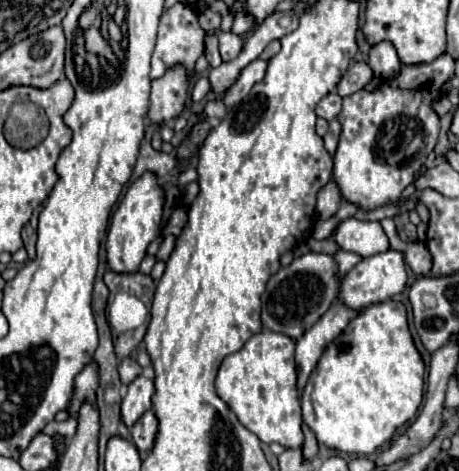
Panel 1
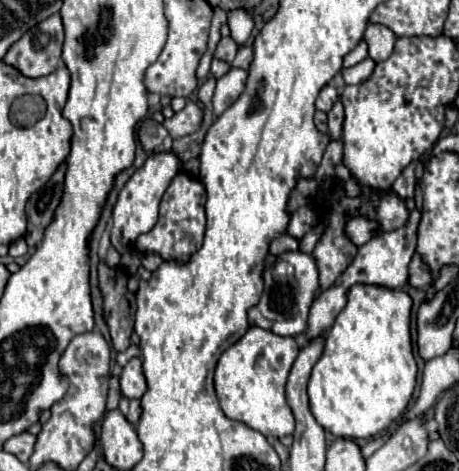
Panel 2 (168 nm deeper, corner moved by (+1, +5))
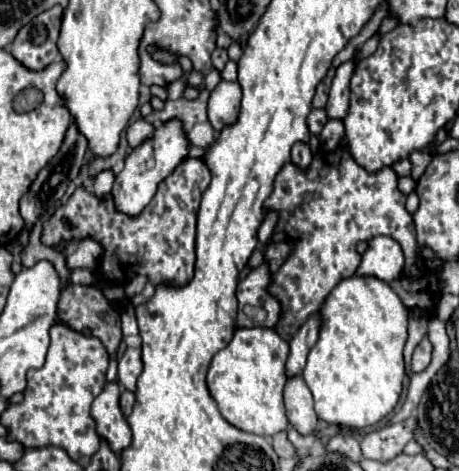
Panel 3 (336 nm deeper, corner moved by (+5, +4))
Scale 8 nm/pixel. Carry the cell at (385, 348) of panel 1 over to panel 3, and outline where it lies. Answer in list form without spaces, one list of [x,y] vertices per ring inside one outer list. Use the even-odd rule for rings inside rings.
[[[350,276],[340,280],[332,288],[324,304],[320,306],[318,316],[322,322],[320,334],[308,354],[308,362],[302,372],[302,378],[314,396],[314,408],[318,418],[326,420],[328,424],[338,424],[350,430],[360,430],[380,422],[394,410],[402,392],[404,382],[402,348],[406,342],[408,310],[400,302],[398,294],[384,280],[374,276]]]

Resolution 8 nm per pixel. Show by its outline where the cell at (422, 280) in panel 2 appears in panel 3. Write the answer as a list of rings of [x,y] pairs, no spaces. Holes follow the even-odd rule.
[[[346,144],[336,150],[320,148],[308,168],[286,162],[276,174],[274,192],[266,200],[266,212],[278,212],[274,232],[286,234],[292,252],[288,260],[272,274],[270,294],[278,298],[282,316],[274,330],[290,340],[298,328],[320,310],[330,290],[344,278],[354,276],[360,266],[356,244],[370,238],[388,234],[402,244],[406,254],[406,274],[418,276],[422,272],[420,258],[416,256],[416,234],[412,216],[406,210],[406,196],[398,190],[398,176],[392,168],[382,168],[374,174],[358,166]]]

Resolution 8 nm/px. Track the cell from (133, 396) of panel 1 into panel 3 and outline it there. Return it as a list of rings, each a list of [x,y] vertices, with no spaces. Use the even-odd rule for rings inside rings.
[[[126,348],[122,358],[118,360],[118,382],[134,392],[136,390],[136,380],[142,372],[142,358],[140,358],[140,348]]]

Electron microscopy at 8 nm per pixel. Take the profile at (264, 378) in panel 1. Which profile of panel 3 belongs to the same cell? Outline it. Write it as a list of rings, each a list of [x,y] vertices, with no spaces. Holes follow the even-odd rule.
[[[236,328],[232,342],[214,354],[208,368],[208,390],[220,414],[236,428],[260,436],[274,436],[288,426],[282,390],[286,384],[284,364],[288,342],[272,328]]]

